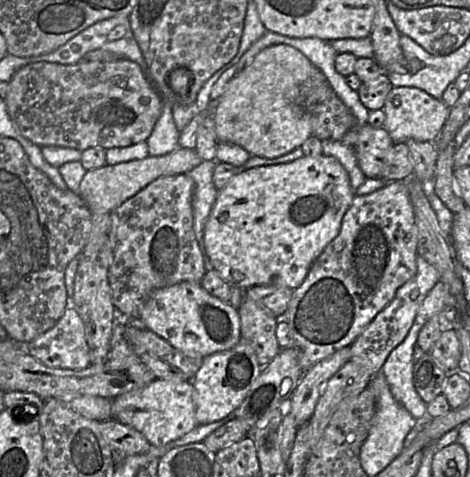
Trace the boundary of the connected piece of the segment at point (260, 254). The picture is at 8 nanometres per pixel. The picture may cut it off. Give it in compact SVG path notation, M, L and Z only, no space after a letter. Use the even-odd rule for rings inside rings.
M319 155L306 156L294 161L257 166L248 170L240 170L228 183L219 190L214 206L210 212L204 229L204 243L208 256L219 276L229 285L235 285L239 289L248 289L254 286L285 286L293 290L297 289L305 280L310 267L320 256L325 247L339 234L342 219L352 205L355 192L353 191L349 175L341 163L333 156Z

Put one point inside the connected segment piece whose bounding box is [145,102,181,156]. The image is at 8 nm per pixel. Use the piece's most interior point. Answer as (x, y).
(164, 139)

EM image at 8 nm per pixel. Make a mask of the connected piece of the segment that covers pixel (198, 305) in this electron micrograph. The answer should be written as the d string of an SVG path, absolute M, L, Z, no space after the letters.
M185 281L155 290L146 300L140 320L174 348L203 357L233 348L241 340L237 308L205 291L200 283Z

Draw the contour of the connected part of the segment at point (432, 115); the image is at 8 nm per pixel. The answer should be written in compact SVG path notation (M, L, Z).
M393 87L386 97L383 110L384 128L393 142L406 143L410 139L434 142L448 118L450 108L420 88Z

